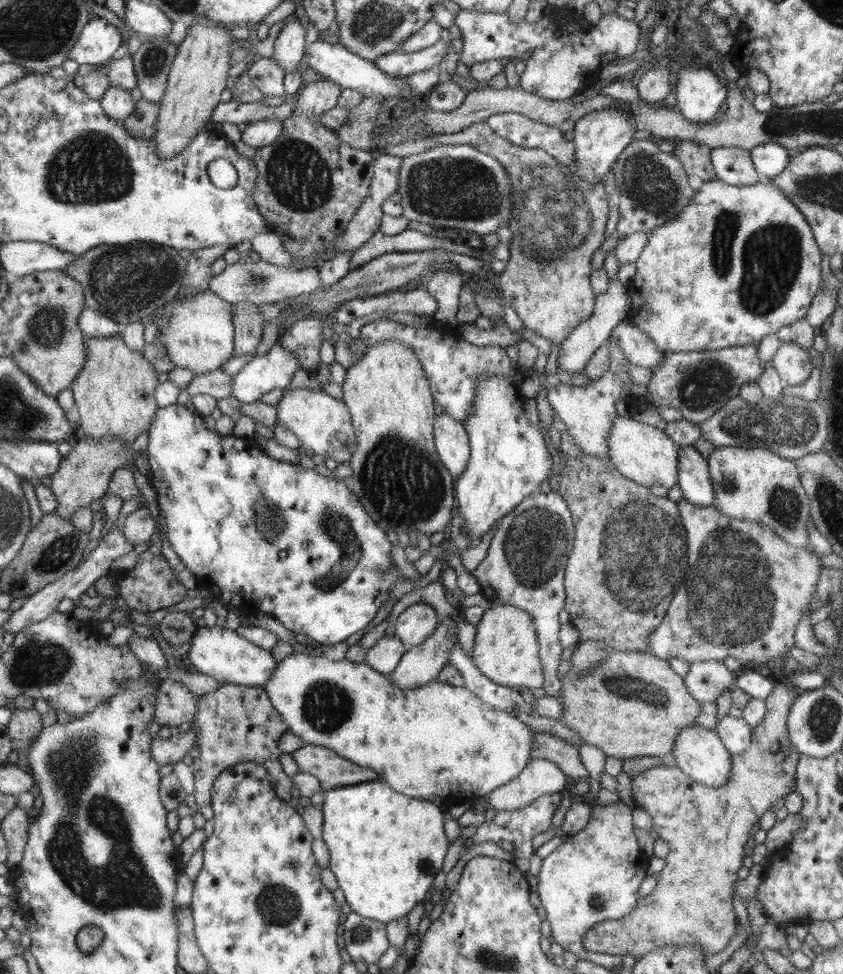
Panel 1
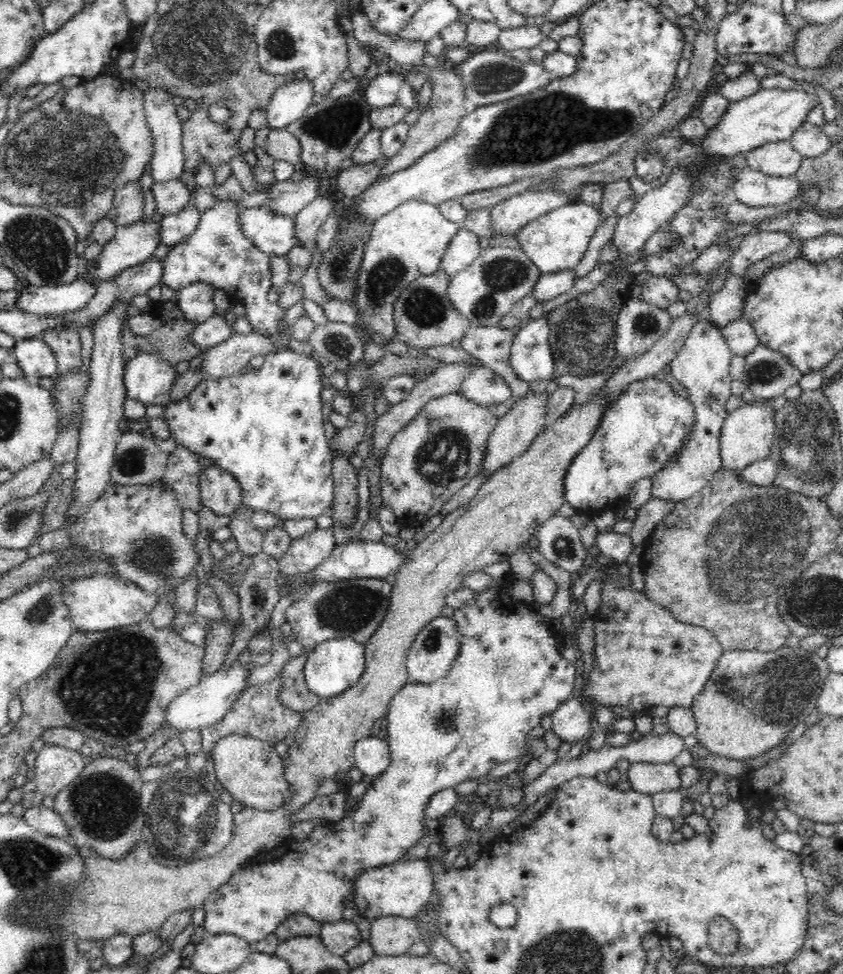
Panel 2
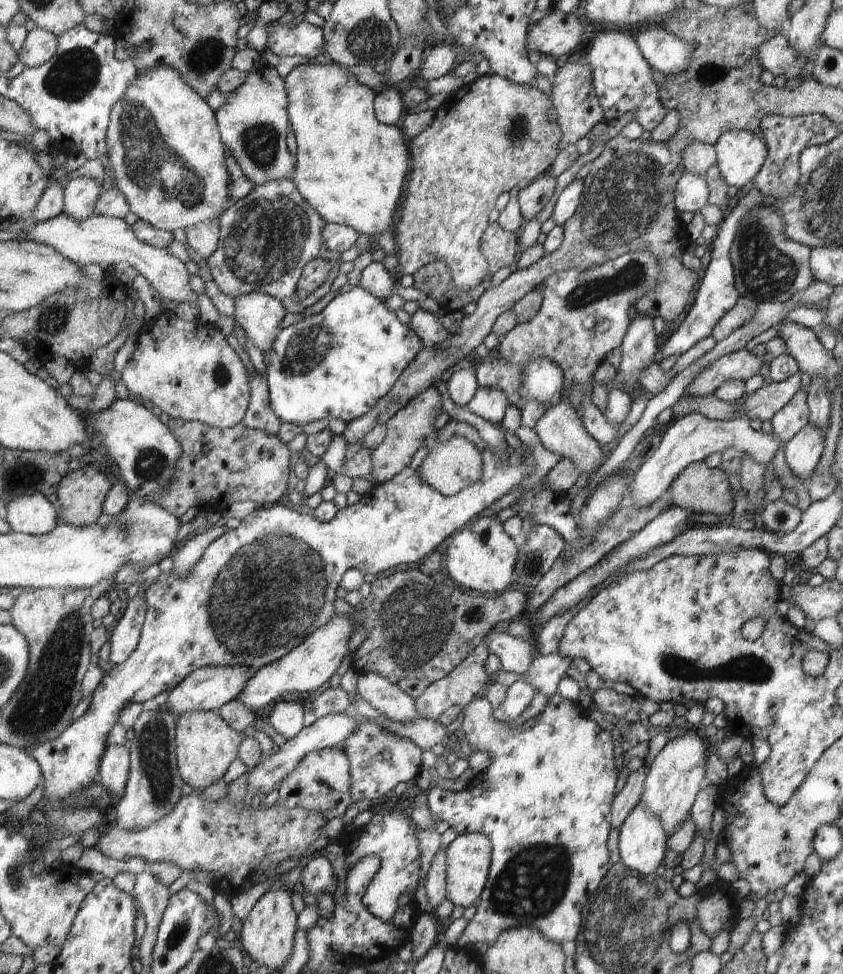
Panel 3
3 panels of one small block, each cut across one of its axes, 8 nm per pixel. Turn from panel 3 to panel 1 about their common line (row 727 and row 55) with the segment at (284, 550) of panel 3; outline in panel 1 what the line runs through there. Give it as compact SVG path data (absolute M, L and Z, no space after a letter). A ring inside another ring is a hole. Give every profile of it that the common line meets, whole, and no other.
M92 17L84 26L78 42L68 52L66 60L75 60L80 65L109 62L124 42L119 30L104 18Z

